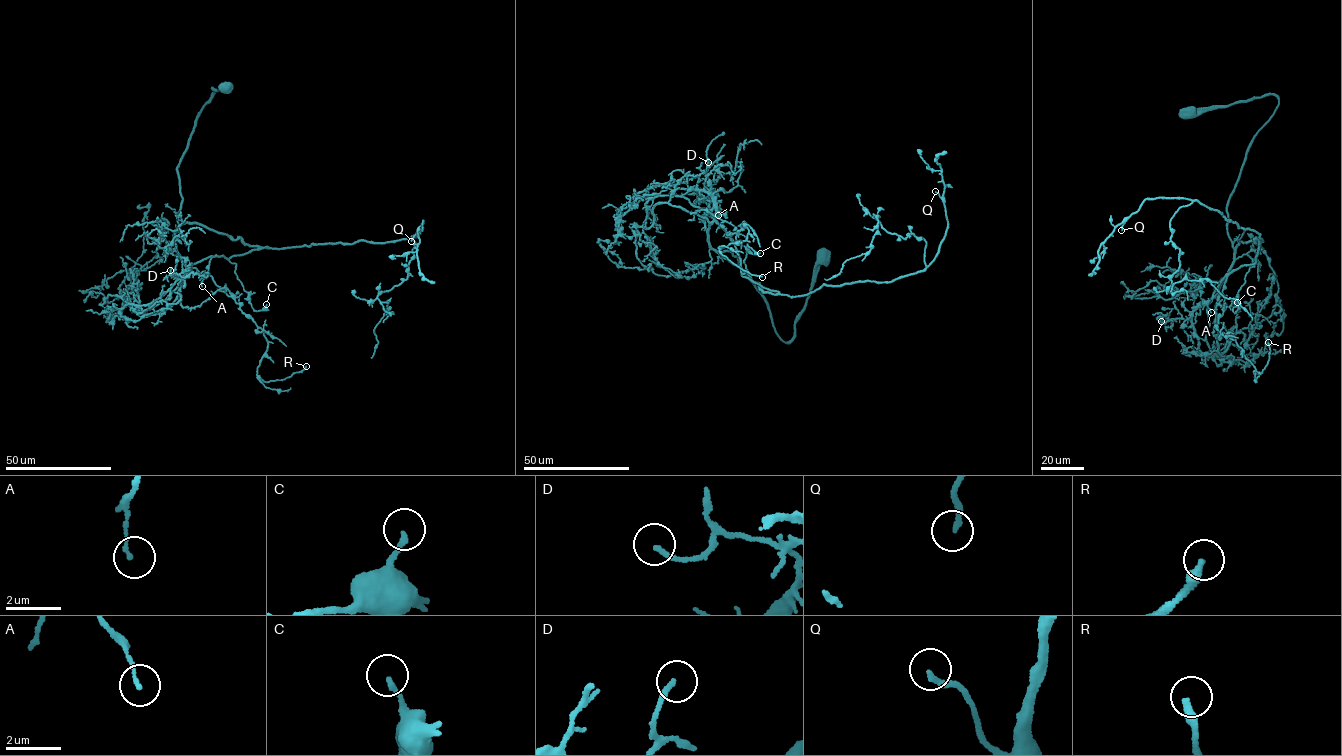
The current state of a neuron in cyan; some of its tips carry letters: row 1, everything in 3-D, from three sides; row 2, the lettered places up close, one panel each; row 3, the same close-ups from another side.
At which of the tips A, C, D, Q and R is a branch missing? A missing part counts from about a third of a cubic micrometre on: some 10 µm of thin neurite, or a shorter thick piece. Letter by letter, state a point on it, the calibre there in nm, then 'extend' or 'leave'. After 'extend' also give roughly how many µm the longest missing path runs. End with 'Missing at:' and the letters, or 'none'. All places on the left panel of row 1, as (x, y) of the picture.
A: place (202, 286); calibre 130 nm; leave
C: place (266, 304); calibre 190 nm; leave
D: place (170, 270); calibre 180 nm; leave
Q: place (411, 241); calibre 180 nm; extend; missing 10 µm
R: place (306, 366); calibre 300 nm; extend; missing 40 µm
Missing at: Q, R

